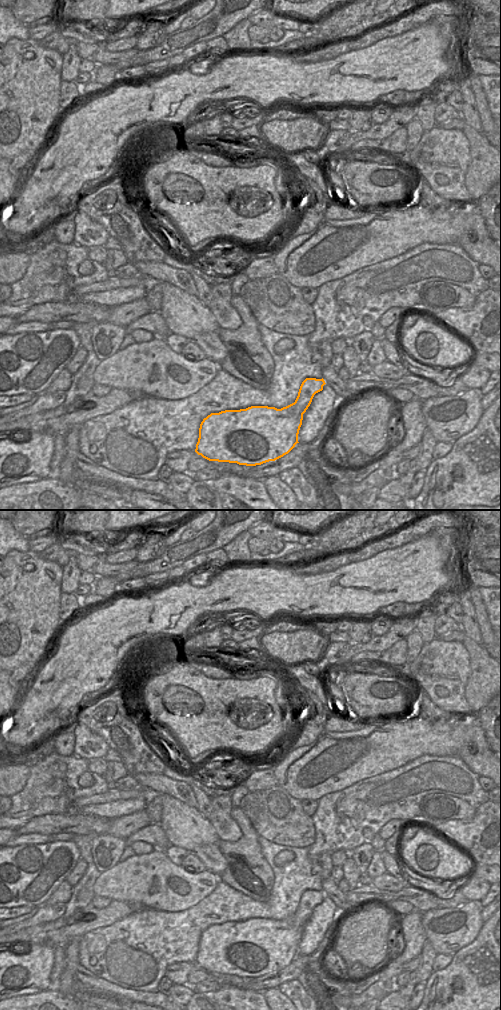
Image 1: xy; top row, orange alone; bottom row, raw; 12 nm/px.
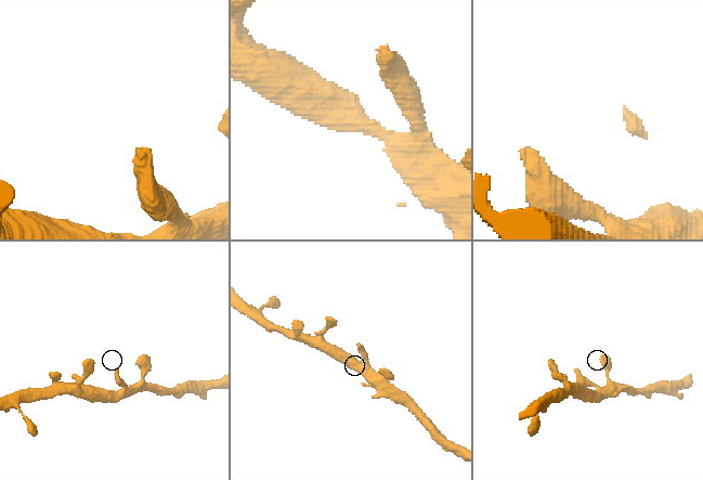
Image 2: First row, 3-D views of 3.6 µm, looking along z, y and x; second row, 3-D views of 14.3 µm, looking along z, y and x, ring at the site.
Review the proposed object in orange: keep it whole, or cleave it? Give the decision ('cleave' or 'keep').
keep

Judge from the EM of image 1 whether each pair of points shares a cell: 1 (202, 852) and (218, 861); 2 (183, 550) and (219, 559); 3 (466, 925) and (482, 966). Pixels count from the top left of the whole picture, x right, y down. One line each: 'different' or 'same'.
1: same
2: different
3: different

